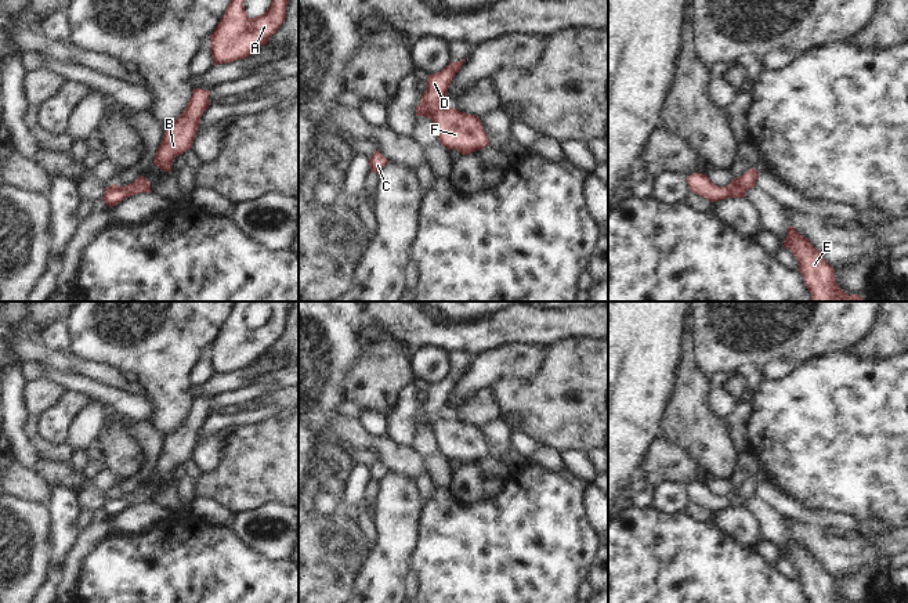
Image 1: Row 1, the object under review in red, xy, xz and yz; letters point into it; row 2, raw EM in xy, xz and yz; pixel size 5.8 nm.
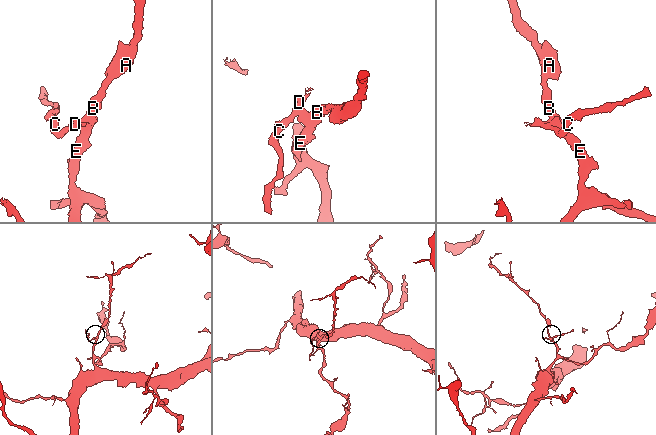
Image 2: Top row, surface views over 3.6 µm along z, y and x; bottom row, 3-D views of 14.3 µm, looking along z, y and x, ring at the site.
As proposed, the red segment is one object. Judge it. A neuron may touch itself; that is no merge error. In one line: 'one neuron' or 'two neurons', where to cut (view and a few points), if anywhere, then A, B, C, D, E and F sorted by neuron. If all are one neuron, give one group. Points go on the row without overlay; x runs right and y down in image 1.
two neurons | xz (449, 416), (437, 419), (431, 429) | A B E F / C D

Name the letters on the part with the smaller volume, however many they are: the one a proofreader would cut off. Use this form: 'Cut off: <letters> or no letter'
Cut off: C, D

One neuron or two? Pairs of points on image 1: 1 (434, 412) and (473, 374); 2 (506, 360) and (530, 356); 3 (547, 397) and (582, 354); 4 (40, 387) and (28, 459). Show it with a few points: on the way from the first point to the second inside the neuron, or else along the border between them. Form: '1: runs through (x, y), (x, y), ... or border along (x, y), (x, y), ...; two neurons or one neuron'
1: border along (465, 371), (447, 400); two neurons
2: runs through (512, 360), (524, 360); one neuron
3: runs through (559, 386), (579, 365); one neuron
4: border along (25, 383), (24, 404), (29, 415); two neurons

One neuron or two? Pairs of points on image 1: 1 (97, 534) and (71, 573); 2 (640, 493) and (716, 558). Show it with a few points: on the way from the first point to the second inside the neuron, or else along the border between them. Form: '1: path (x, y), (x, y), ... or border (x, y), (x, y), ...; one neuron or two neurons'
1: path (87, 542), (75, 555), (72, 563); one neuron
2: border (633, 505), (653, 508); two neurons

